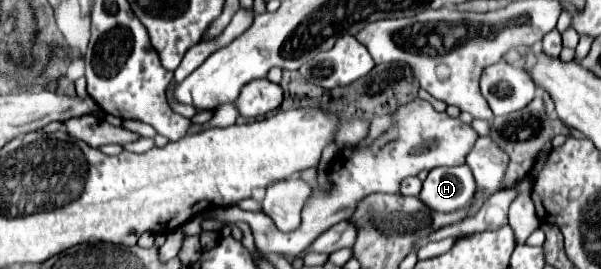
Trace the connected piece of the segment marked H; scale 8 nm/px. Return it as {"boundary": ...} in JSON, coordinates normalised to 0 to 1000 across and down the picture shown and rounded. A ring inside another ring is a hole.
{"boundary":[[[779,613],[719,628],[699,710],[699,747],[729,792],[772,777],[792,710]]]}

